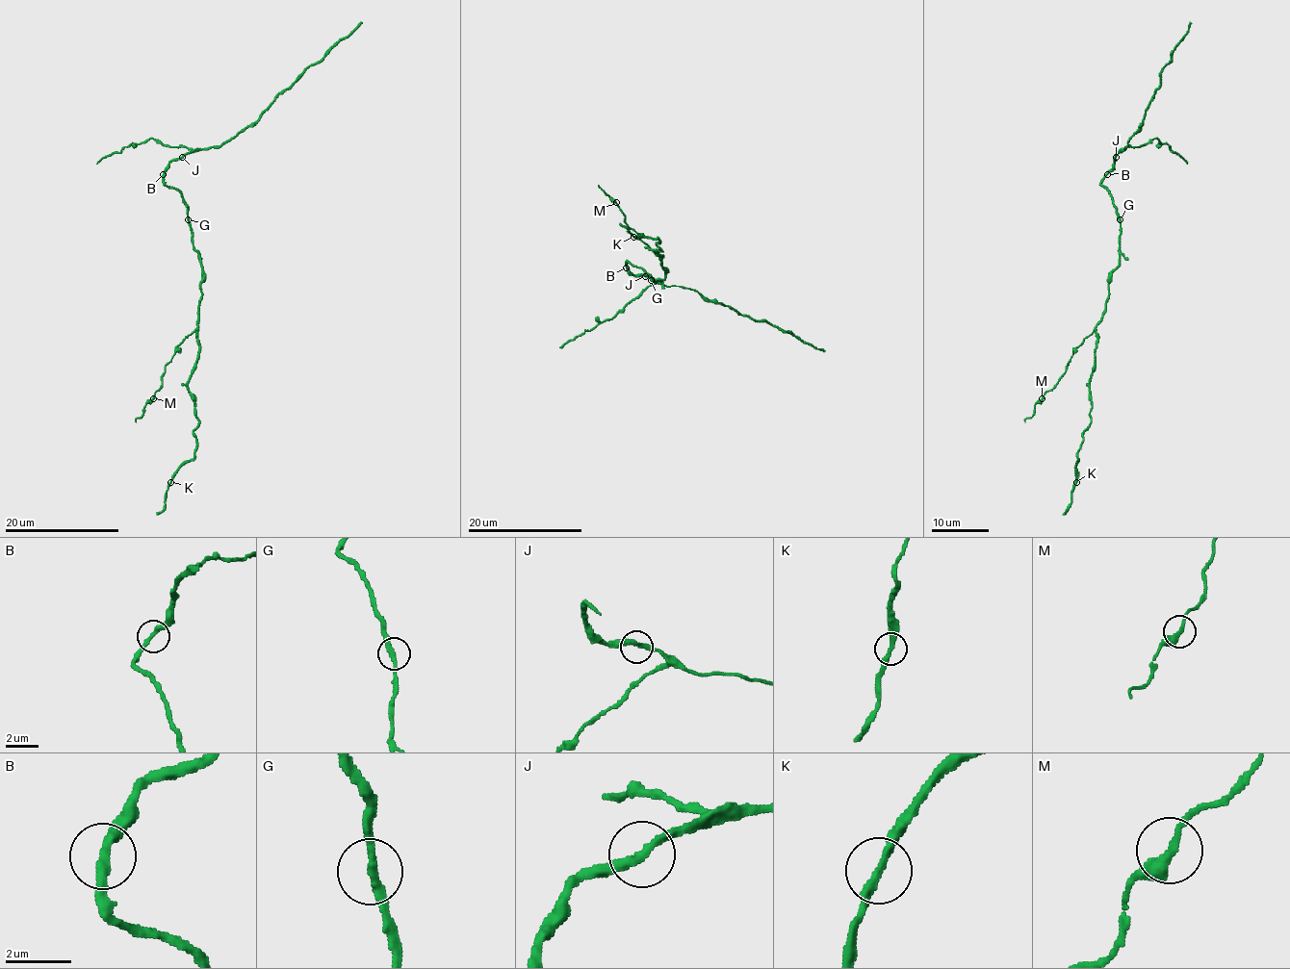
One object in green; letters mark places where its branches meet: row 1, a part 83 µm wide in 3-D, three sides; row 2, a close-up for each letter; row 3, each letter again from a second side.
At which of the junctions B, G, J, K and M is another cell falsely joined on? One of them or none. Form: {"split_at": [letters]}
{"split_at": ["M"]}

